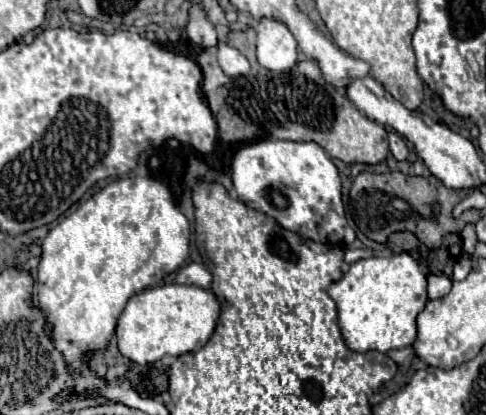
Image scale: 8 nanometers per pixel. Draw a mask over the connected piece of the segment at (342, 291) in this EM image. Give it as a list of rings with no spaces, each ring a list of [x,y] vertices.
[[[407,252],[389,258],[365,258],[351,264],[343,278],[331,284],[329,296],[337,304],[339,328],[345,344],[353,352],[377,350],[385,354],[415,342],[417,314],[427,304],[427,276]]]

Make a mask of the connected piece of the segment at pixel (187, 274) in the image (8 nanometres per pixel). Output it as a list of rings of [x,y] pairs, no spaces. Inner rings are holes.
[[[191,262],[185,264],[175,278],[179,284],[193,284],[193,286],[201,286],[201,288],[209,288],[211,286],[211,272],[205,268],[205,264],[199,262]]]

